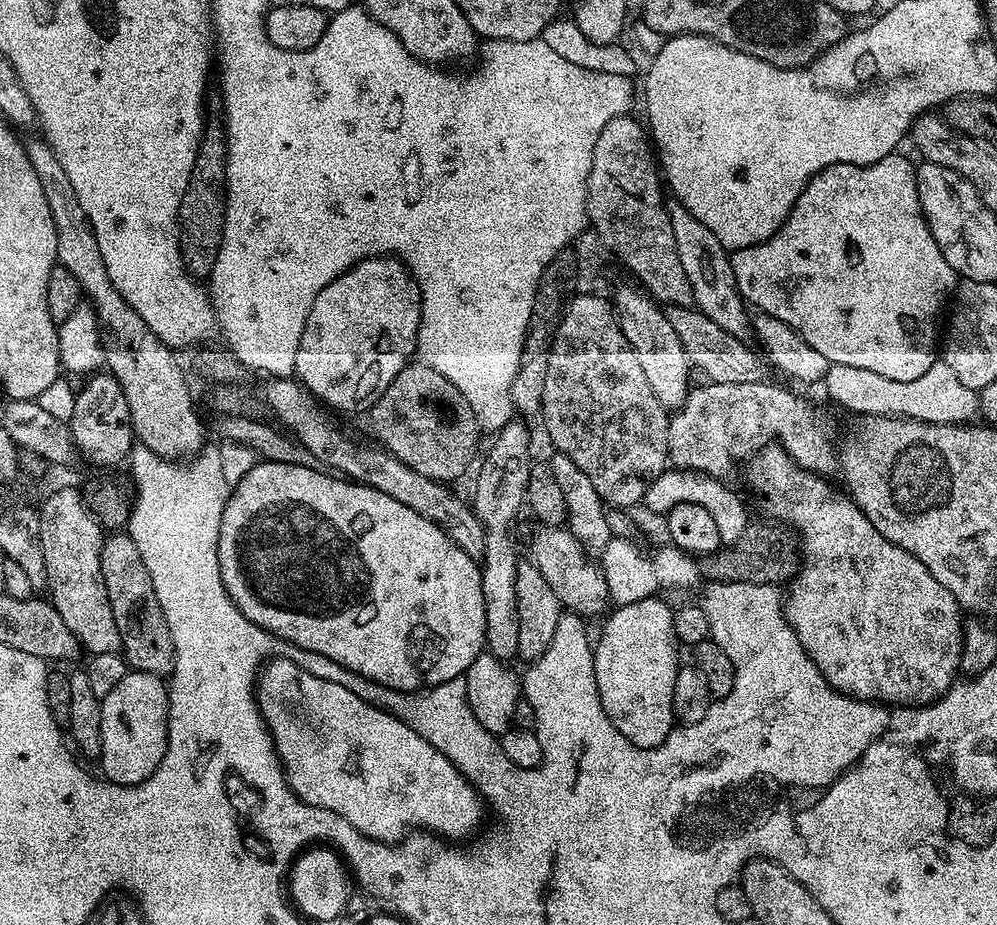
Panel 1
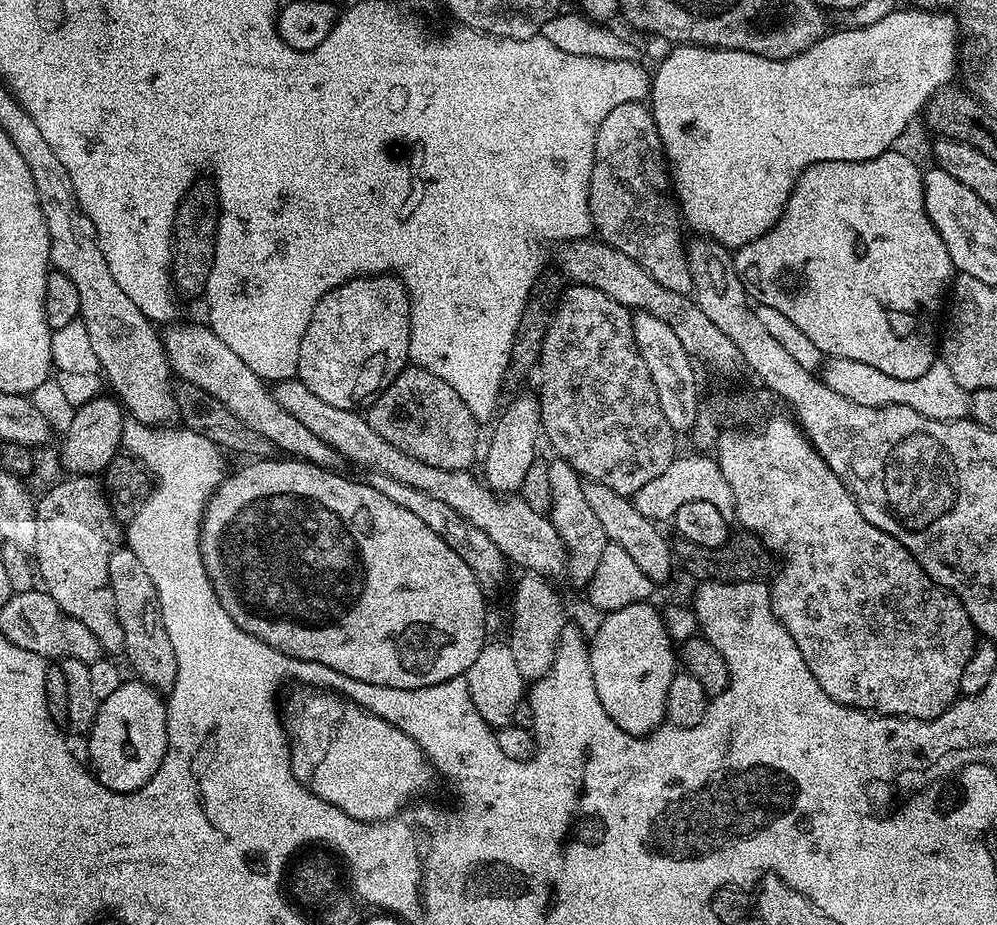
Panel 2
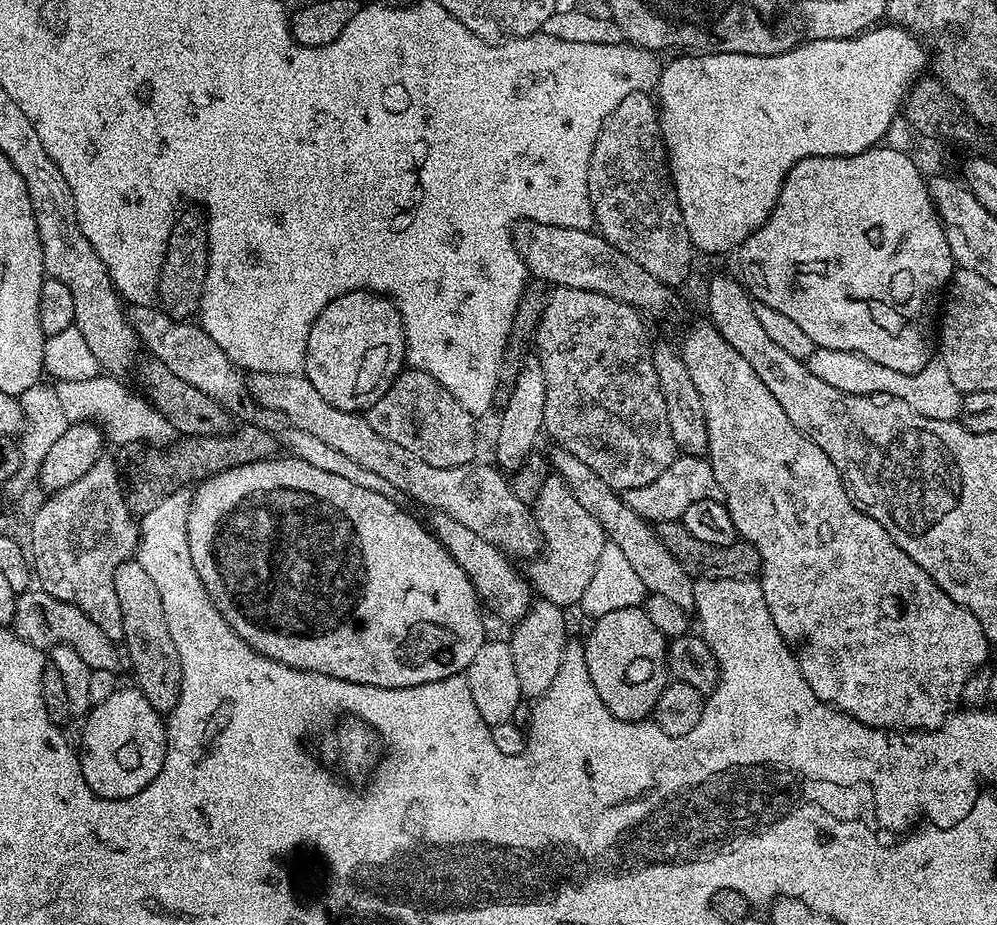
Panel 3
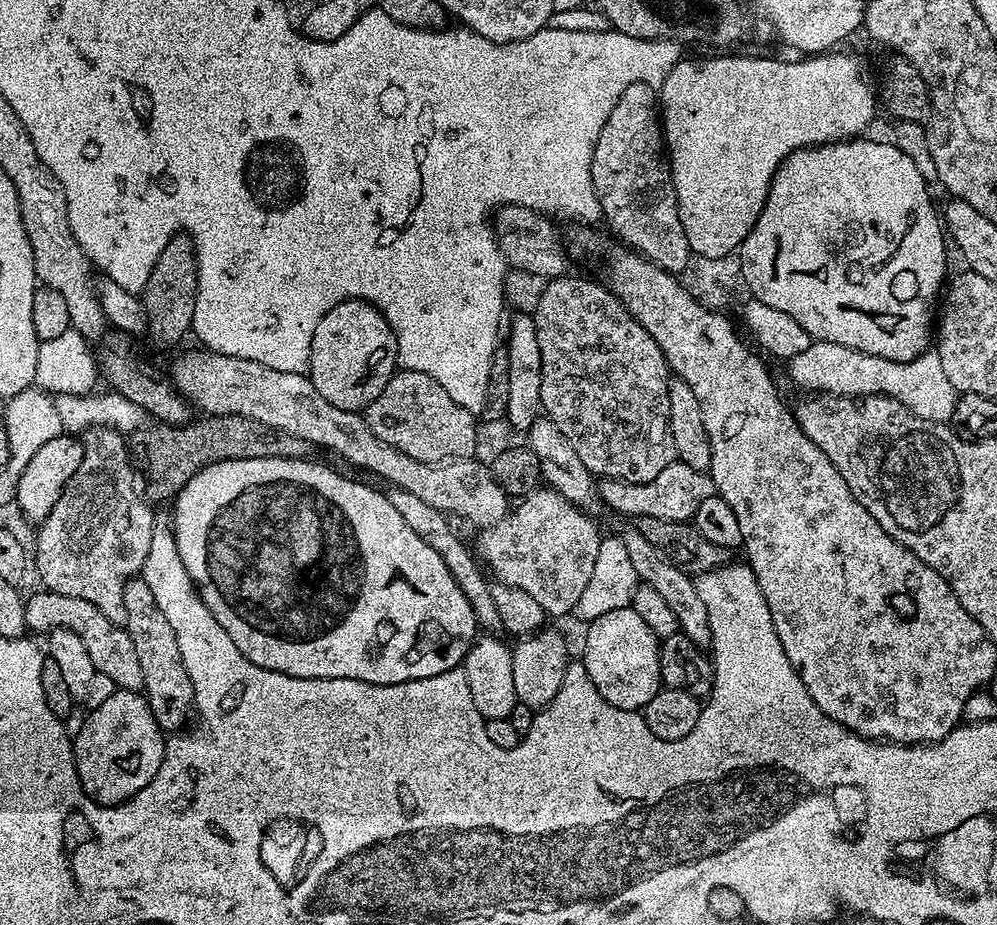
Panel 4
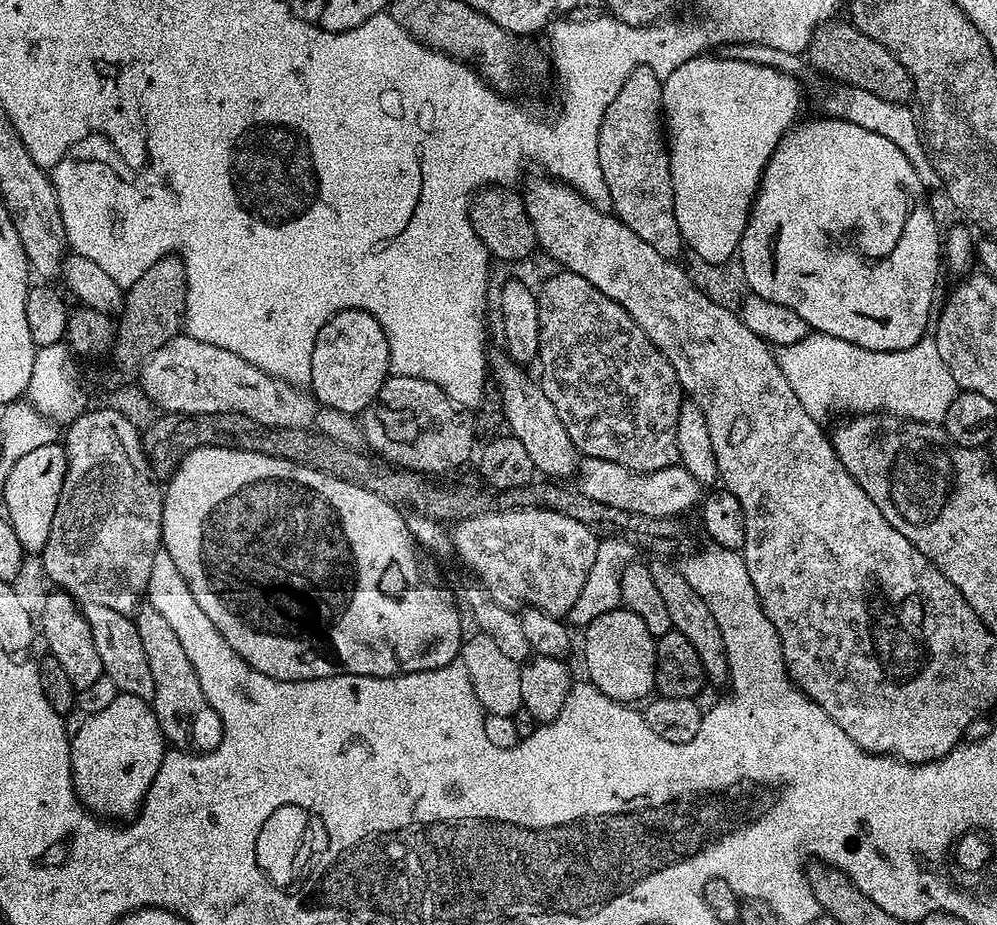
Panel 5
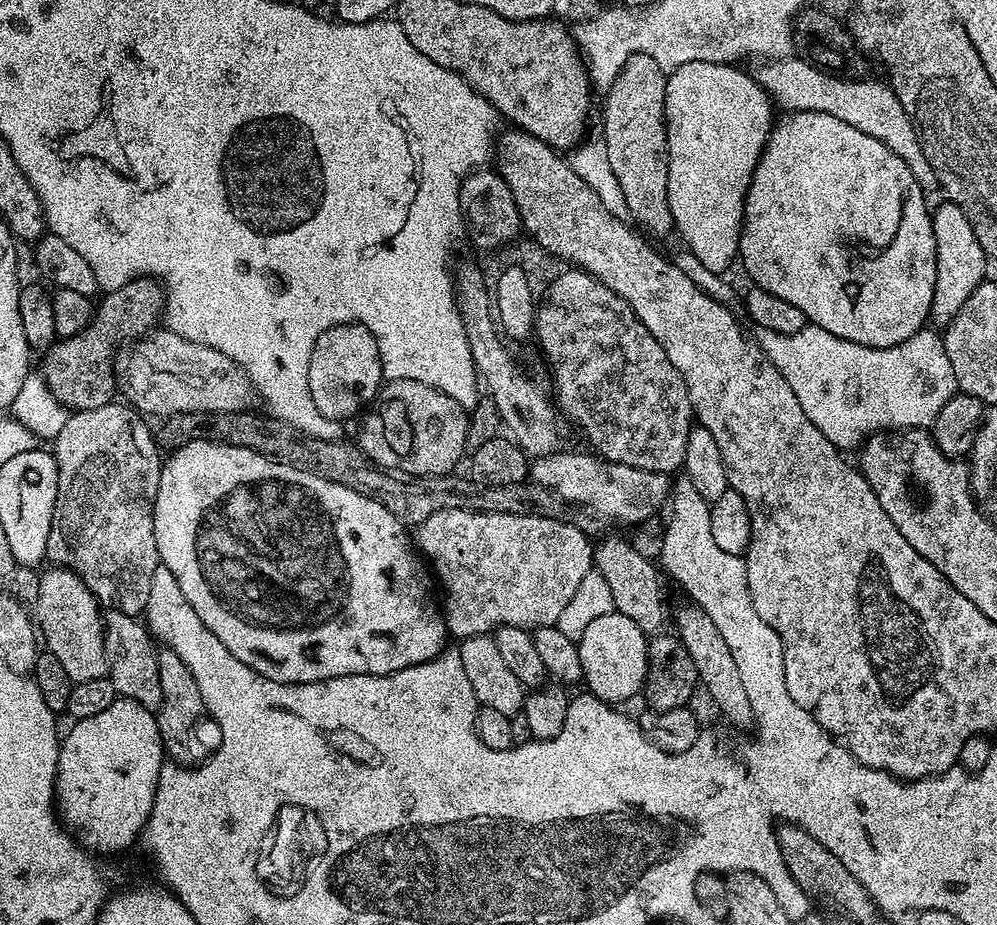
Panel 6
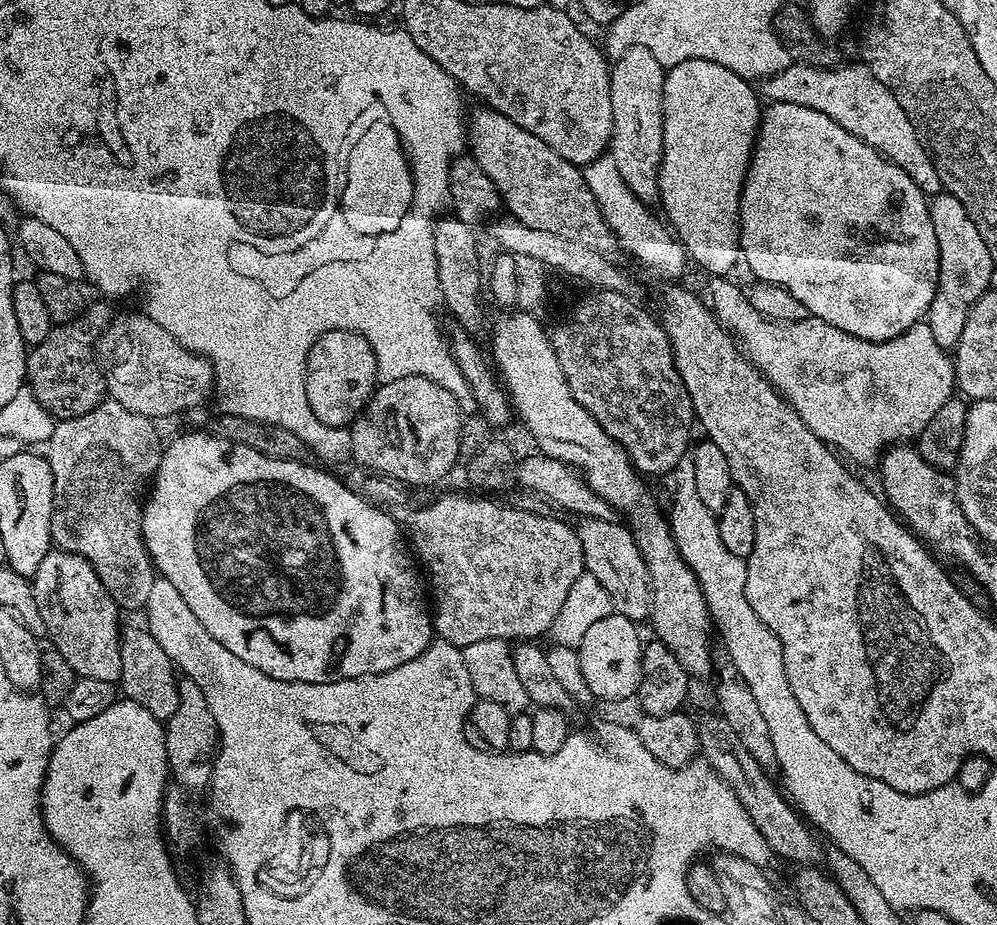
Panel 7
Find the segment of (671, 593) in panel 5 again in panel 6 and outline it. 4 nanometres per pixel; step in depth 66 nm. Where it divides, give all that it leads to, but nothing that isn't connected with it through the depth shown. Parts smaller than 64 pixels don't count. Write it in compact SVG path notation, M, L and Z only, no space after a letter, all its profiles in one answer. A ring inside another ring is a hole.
M684 602L676 612L674 632L680 637L686 650L690 650L690 658L694 658L694 666L698 670L699 687L708 691L713 706L734 727L751 729L754 721L750 710L750 698L746 698L746 686L742 683L738 665L734 663L734 654L730 654L730 646L726 646L726 638L718 634L718 626L714 626L710 614L706 614L706 610L702 610L694 602Z

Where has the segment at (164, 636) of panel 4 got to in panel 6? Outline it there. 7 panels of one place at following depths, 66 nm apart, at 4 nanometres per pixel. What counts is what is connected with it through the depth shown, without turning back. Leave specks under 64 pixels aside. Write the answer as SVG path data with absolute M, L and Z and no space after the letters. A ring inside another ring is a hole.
M167 646L156 653L156 668L160 671L164 703L155 713L160 737L169 761L185 766L196 766L205 759L204 744L196 737L196 727L200 719L205 719L206 709L202 702L202 690L198 690L198 682L194 682L194 674L190 674L190 666L178 658L178 654Z

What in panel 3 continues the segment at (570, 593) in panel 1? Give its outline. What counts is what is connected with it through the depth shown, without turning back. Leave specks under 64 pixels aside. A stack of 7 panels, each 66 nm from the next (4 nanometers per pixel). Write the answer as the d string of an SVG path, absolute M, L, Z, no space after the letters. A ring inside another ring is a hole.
M257 372L247 381L247 386L252 399L265 412L278 412L291 427L314 434L314 438L322 438L326 446L334 446L334 450L347 454L353 462L358 462L358 466L398 486L409 501L416 503L417 500L425 504L428 510L445 512L450 514L450 518L458 518L462 526L474 530L474 534L482 534L486 542L509 557L528 558L537 551L542 537L533 509L523 504L518 494L514 494L509 477L499 467L479 462L445 468L430 466L430 462L422 462L422 458L414 458L410 450L398 446L398 442L382 438L382 434L378 434L378 430L374 430L361 413L330 406L330 402L326 402L326 398L314 390L303 374Z

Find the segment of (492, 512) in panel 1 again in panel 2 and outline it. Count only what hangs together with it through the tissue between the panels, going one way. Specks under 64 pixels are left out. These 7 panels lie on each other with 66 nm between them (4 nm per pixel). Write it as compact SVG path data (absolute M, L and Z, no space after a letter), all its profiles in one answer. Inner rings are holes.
M535 395L520 396L517 400L510 401L508 409L506 408L507 404L503 411L495 417L494 423L491 425L491 427L493 426L492 437L488 440L488 453L484 456L482 479L484 483L497 494L516 494L519 493L520 487L522 486L522 478L526 478L526 470L530 470L530 466L538 459L538 452L536 452L536 435L539 437L542 432L540 402Z

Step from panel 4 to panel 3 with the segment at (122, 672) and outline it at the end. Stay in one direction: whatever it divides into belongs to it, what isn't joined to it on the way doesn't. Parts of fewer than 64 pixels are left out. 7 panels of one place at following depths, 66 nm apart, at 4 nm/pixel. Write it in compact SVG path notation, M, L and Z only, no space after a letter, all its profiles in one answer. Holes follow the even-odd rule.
M29 590L19 593L14 606L14 618L10 625L22 642L41 650L50 650L59 644L78 650L78 655L92 670L110 670L119 673L122 664L122 648L117 641L106 638L100 627L96 626L80 607L70 602L62 602L42 590Z

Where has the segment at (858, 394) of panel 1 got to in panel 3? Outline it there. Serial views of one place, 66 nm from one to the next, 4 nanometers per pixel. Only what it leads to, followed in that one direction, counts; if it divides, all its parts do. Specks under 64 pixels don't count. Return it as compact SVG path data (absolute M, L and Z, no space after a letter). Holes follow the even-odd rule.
M813 347L812 353L806 361L810 374L815 374L817 378L822 378L822 382L830 382L834 390L842 390L850 394L890 394L894 398L902 398L906 406L910 406L918 414L926 418L938 418L939 420L955 420L960 414L960 401L962 394L958 386L954 386L954 381L950 379L950 373L947 372L946 366L938 358L933 359L931 364L927 364L922 370L914 374L902 374L898 370L890 370L886 366L878 366L878 362L870 362L870 358L862 358L862 354L854 354L846 350L830 350L829 348Z

